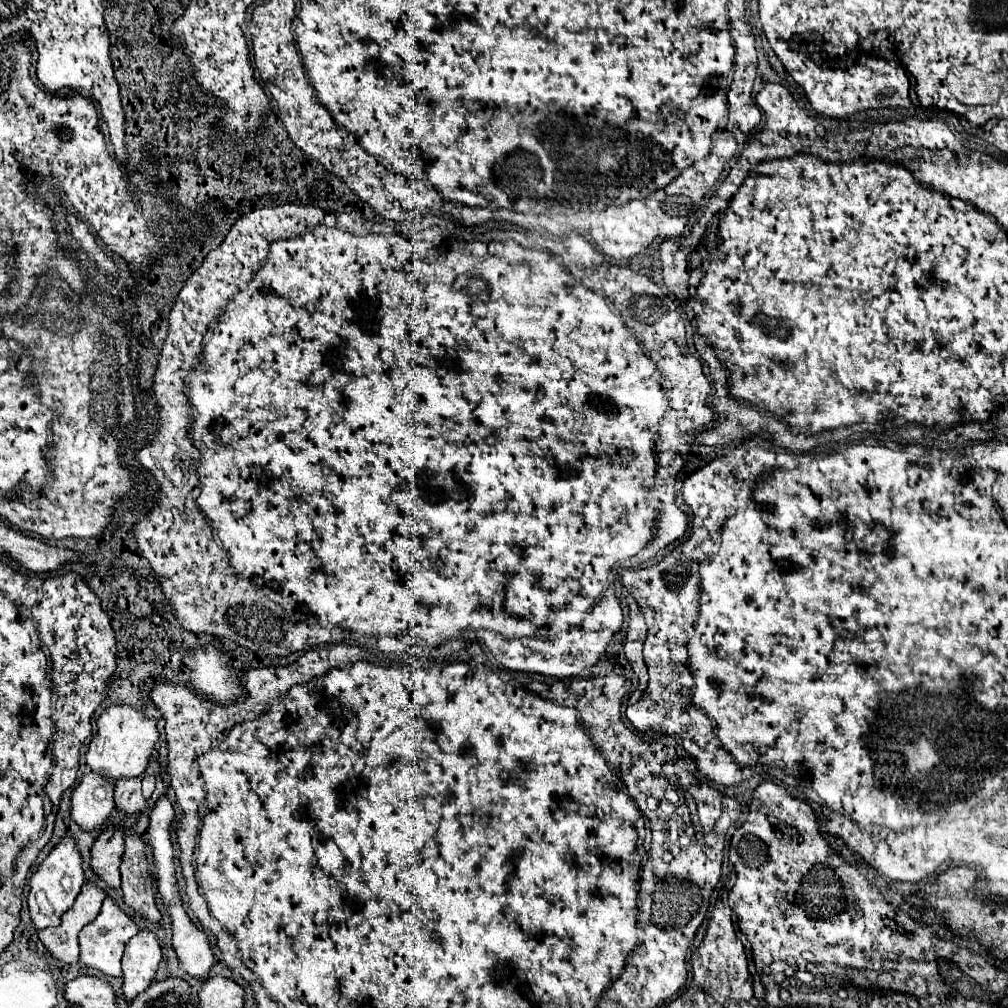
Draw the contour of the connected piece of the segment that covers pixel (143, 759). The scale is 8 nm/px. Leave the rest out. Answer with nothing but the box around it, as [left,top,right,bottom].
[87,704,159,780]

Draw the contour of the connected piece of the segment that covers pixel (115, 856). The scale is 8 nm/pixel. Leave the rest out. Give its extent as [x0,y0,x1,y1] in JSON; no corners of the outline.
[91,826,125,888]

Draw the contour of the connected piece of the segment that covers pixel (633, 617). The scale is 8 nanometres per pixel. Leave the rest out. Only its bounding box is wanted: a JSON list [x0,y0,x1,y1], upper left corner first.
[625,590,647,640]

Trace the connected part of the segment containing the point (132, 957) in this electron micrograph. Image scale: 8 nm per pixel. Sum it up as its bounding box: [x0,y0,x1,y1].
[123,930,161,1000]

